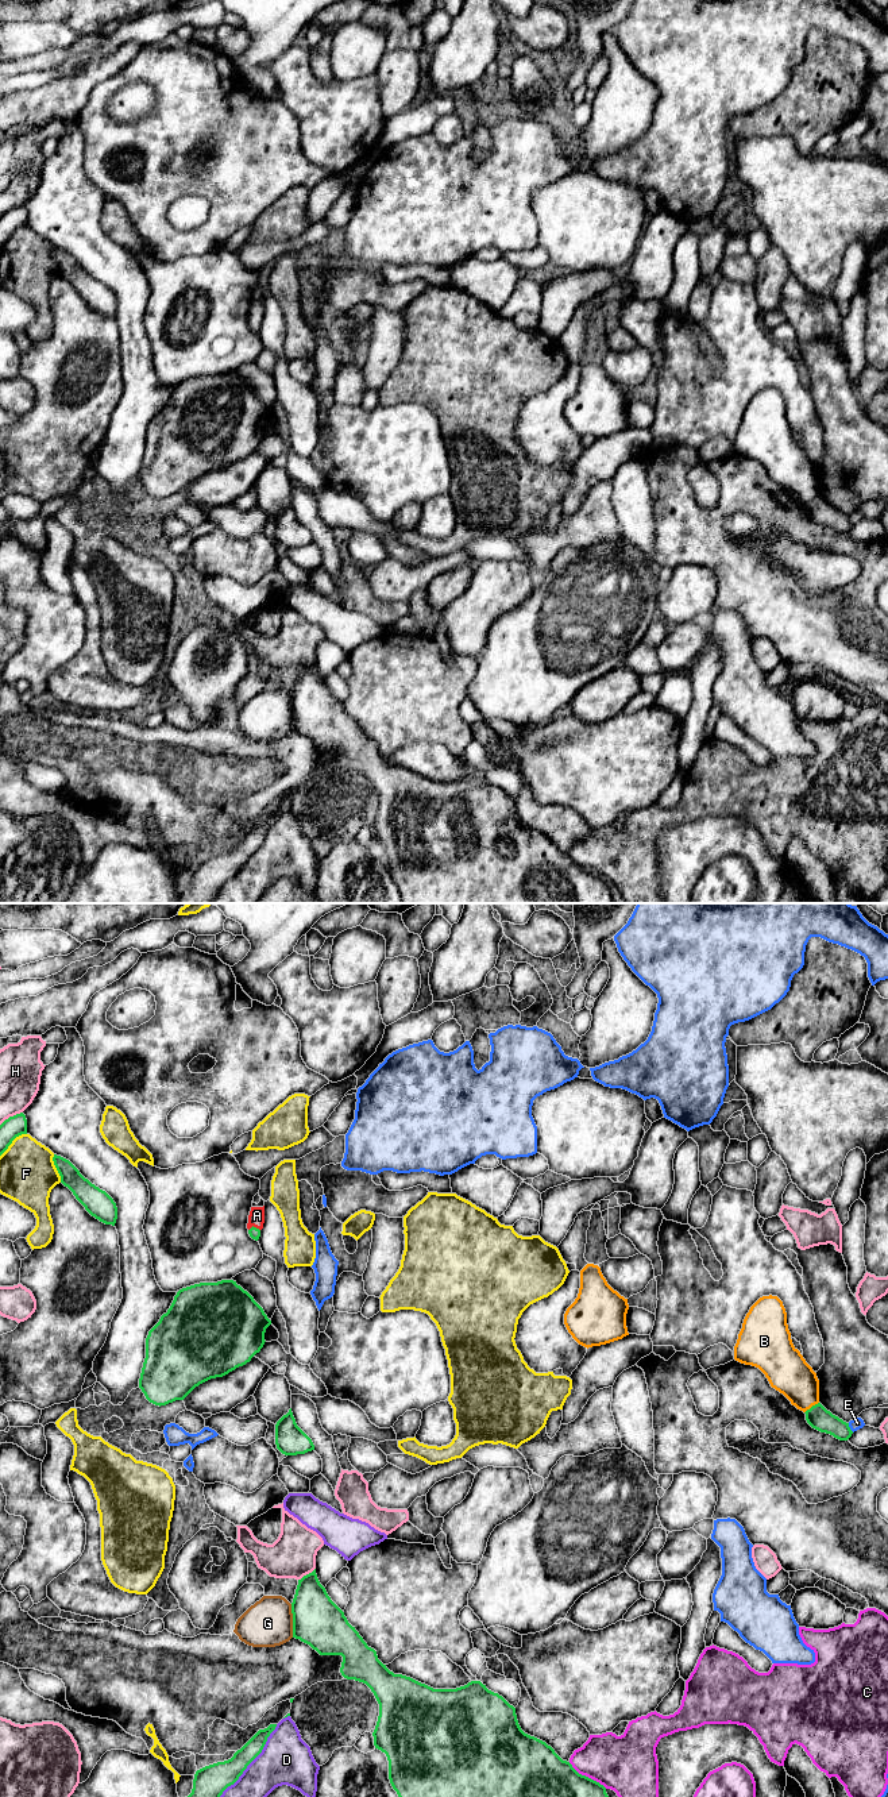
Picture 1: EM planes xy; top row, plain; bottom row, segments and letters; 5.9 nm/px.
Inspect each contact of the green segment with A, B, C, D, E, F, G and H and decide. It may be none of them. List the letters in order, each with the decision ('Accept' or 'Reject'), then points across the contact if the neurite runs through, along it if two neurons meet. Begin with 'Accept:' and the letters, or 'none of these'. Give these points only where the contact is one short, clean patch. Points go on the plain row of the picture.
Accept: A
A: Accept. Path across: xy (254, 326), (254, 320), (257, 308)
B: Reject
C: Reject
D: Reject
E: Reject
F: Reject
G: Reject
H: Reject

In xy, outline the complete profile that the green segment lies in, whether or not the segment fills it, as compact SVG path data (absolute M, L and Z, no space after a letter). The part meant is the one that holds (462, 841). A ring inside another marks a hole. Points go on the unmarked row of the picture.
M316 662L298 672L292 706L293 730L320 748L341 748L341 768L366 776L374 786L379 797L374 838L387 849L389 872L399 890L399 903L614 903L603 878L579 867L545 834L525 826L516 801L480 774L456 782L433 782L390 764L331 693Z

